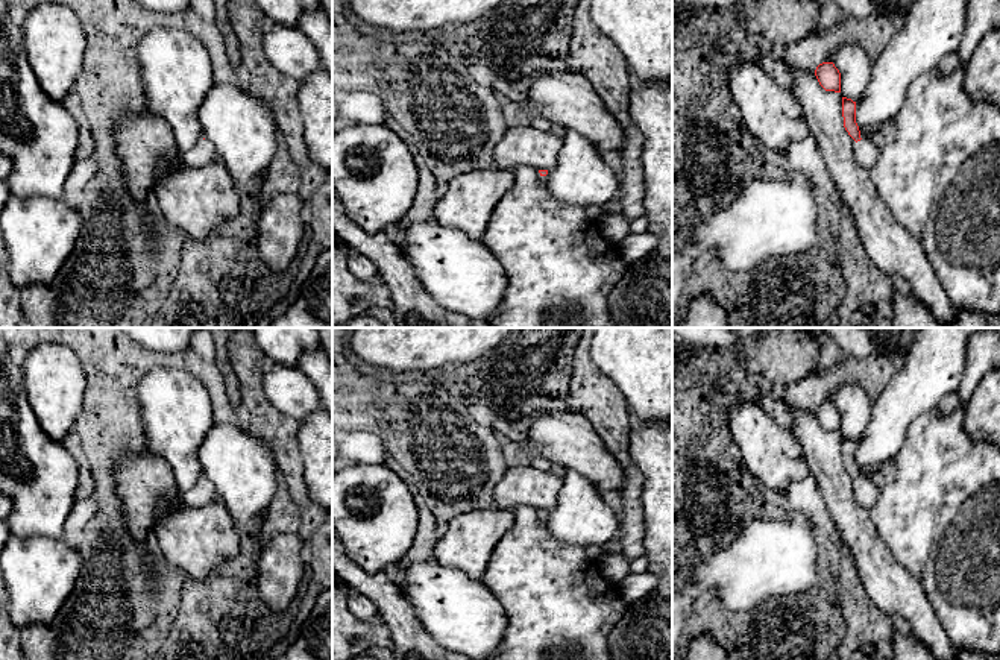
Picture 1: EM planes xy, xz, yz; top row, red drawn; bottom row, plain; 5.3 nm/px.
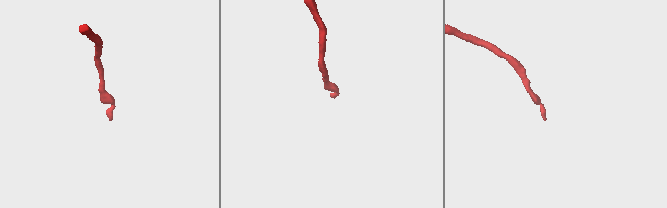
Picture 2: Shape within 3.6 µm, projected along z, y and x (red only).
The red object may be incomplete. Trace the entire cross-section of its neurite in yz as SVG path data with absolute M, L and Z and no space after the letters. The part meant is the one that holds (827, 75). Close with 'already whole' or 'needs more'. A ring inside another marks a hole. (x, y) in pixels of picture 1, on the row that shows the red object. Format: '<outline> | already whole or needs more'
M833 62L819 64L815 76L825 91L841 93L841 73Z | already whole

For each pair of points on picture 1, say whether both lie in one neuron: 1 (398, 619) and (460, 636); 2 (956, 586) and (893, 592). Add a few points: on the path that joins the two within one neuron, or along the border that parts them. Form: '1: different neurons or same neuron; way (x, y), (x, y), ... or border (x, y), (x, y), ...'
1: different neurons; border (404, 597), (421, 624), (440, 644)
2: different neurons; border (899, 563), (920, 583), (940, 621)

